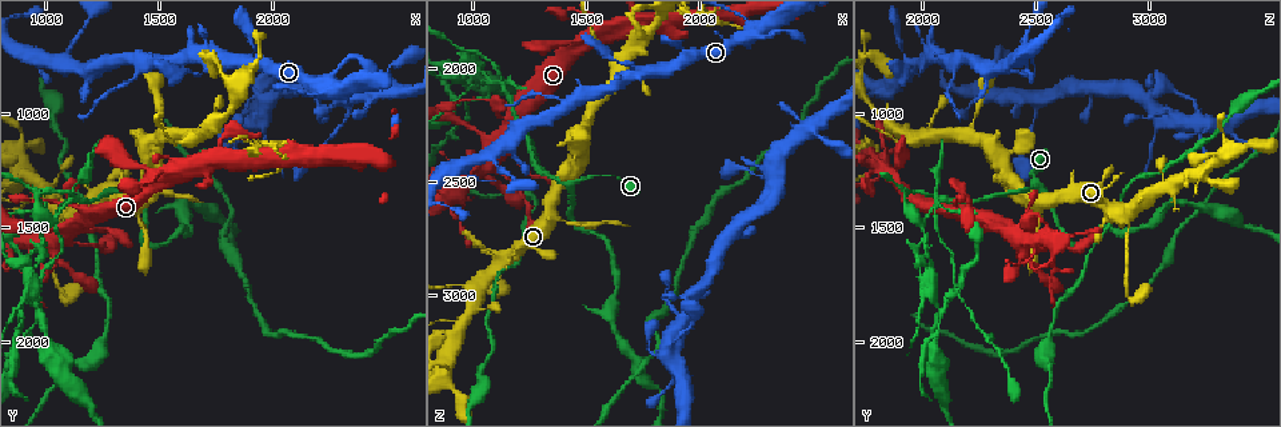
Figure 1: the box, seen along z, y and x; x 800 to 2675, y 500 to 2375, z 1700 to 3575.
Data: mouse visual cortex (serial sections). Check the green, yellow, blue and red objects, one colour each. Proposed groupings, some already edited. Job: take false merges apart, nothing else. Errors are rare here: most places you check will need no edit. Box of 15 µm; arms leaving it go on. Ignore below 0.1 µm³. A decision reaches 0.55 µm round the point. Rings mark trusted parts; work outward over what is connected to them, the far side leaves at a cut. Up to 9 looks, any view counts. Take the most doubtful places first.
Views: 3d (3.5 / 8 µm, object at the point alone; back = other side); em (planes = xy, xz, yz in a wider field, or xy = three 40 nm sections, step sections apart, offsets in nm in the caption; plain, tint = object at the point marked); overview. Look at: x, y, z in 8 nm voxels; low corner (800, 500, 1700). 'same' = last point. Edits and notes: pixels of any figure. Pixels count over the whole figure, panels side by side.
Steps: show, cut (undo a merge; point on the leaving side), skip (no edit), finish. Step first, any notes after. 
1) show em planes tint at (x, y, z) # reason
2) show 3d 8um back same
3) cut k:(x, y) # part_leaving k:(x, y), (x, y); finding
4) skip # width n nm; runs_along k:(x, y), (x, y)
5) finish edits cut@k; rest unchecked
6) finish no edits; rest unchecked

show 3d 3.5um at (1430, 1320, 2490) # three arms meet

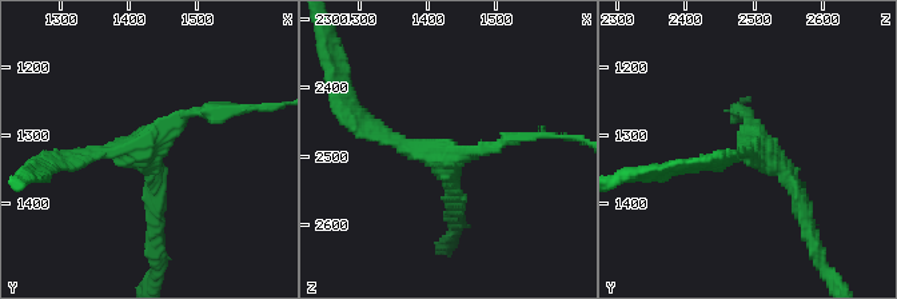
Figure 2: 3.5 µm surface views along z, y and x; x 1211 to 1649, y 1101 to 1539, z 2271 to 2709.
show em xy step 5 tint at (1415, 1310, 2505) # arms 3; arm_widths 150, 200, 200 nm

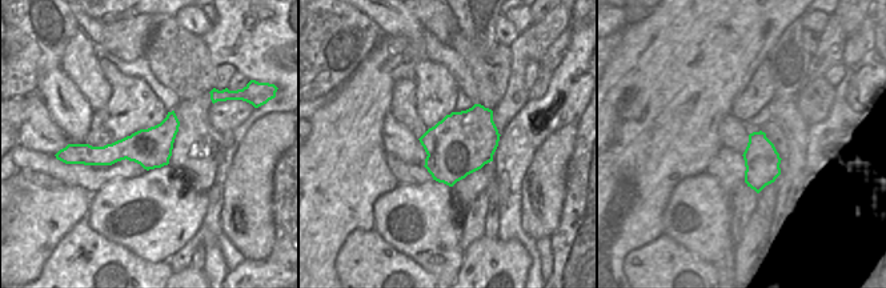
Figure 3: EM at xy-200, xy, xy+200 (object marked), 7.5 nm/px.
show em xy step 2 tint same # another direction

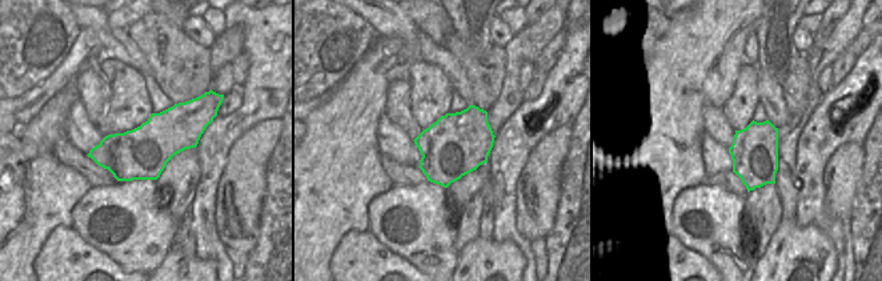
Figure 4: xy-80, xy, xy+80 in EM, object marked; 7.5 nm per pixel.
skip # runs_along 2:(216, 111), (66, 160); all the same cell

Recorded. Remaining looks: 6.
show 3d 3.5um at (1080, 1430, 2060) # side arm on a straight run

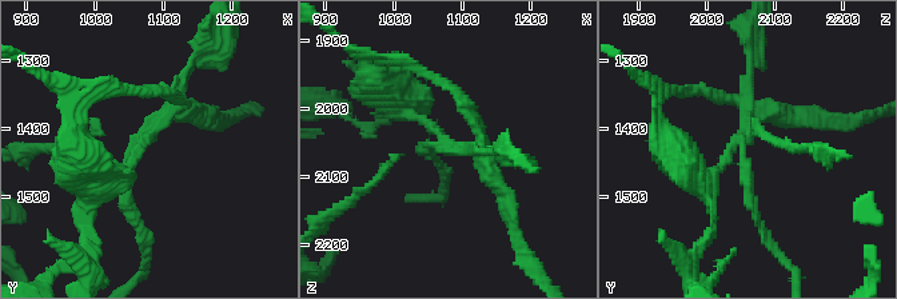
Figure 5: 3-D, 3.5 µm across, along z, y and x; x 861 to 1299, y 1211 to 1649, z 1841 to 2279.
show em xy step 3 plain at (1070, 1415, 2050)

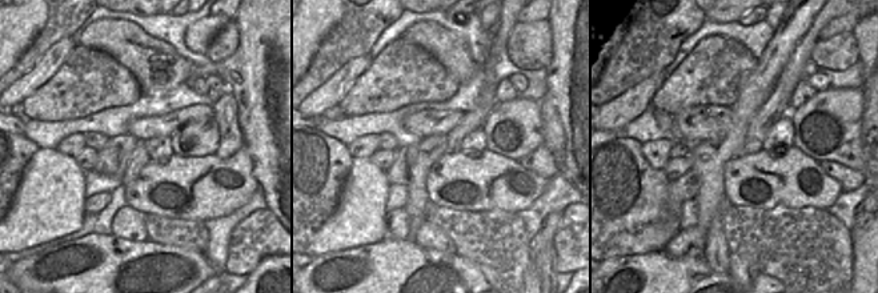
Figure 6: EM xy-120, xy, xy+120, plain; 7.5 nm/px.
show em xy step 3 tint same

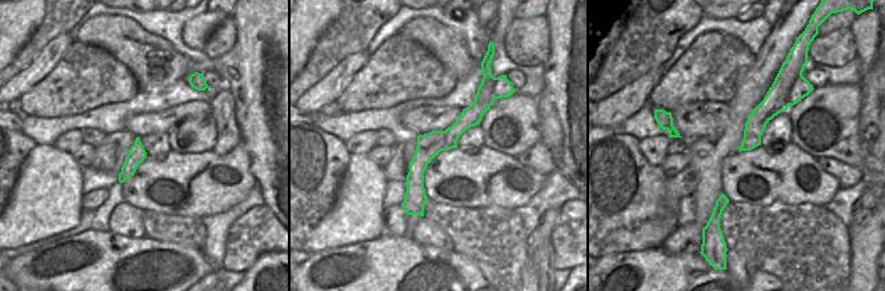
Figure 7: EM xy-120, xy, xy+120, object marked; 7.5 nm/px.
cut 5:(738, 139) # arms 3; arm_widths 150, 200, 250 nm; part_leaving 5:(752, 114), (705, 184), (712, 204); two cells meet here

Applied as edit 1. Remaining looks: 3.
show 3d 3.5um at (1080, 1440, 2890) # thin arm on a thick one

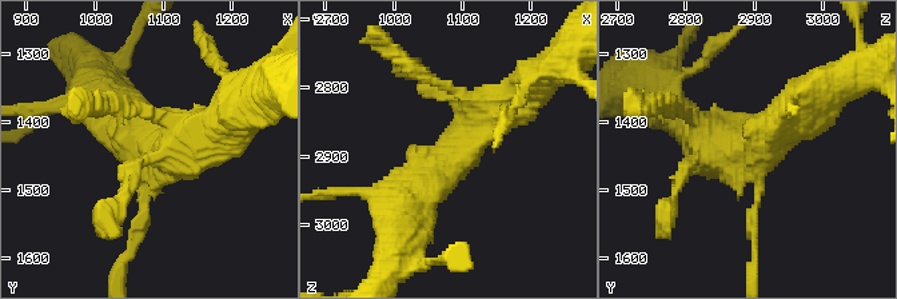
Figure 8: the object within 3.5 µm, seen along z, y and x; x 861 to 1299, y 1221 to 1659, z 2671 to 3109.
show em planes tint at (1080, 1435, 2905) # need the tissue

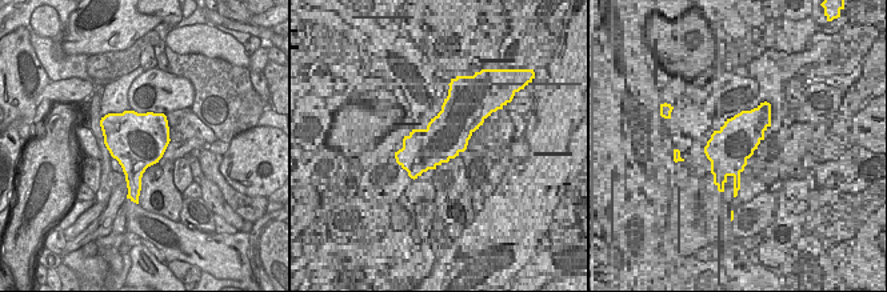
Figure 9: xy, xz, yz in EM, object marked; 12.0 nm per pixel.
skip # runs_along 8:(513, 96), (418, 184), (406, 219); one cell here

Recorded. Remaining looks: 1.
finish edits cut@5; rest unchecked

